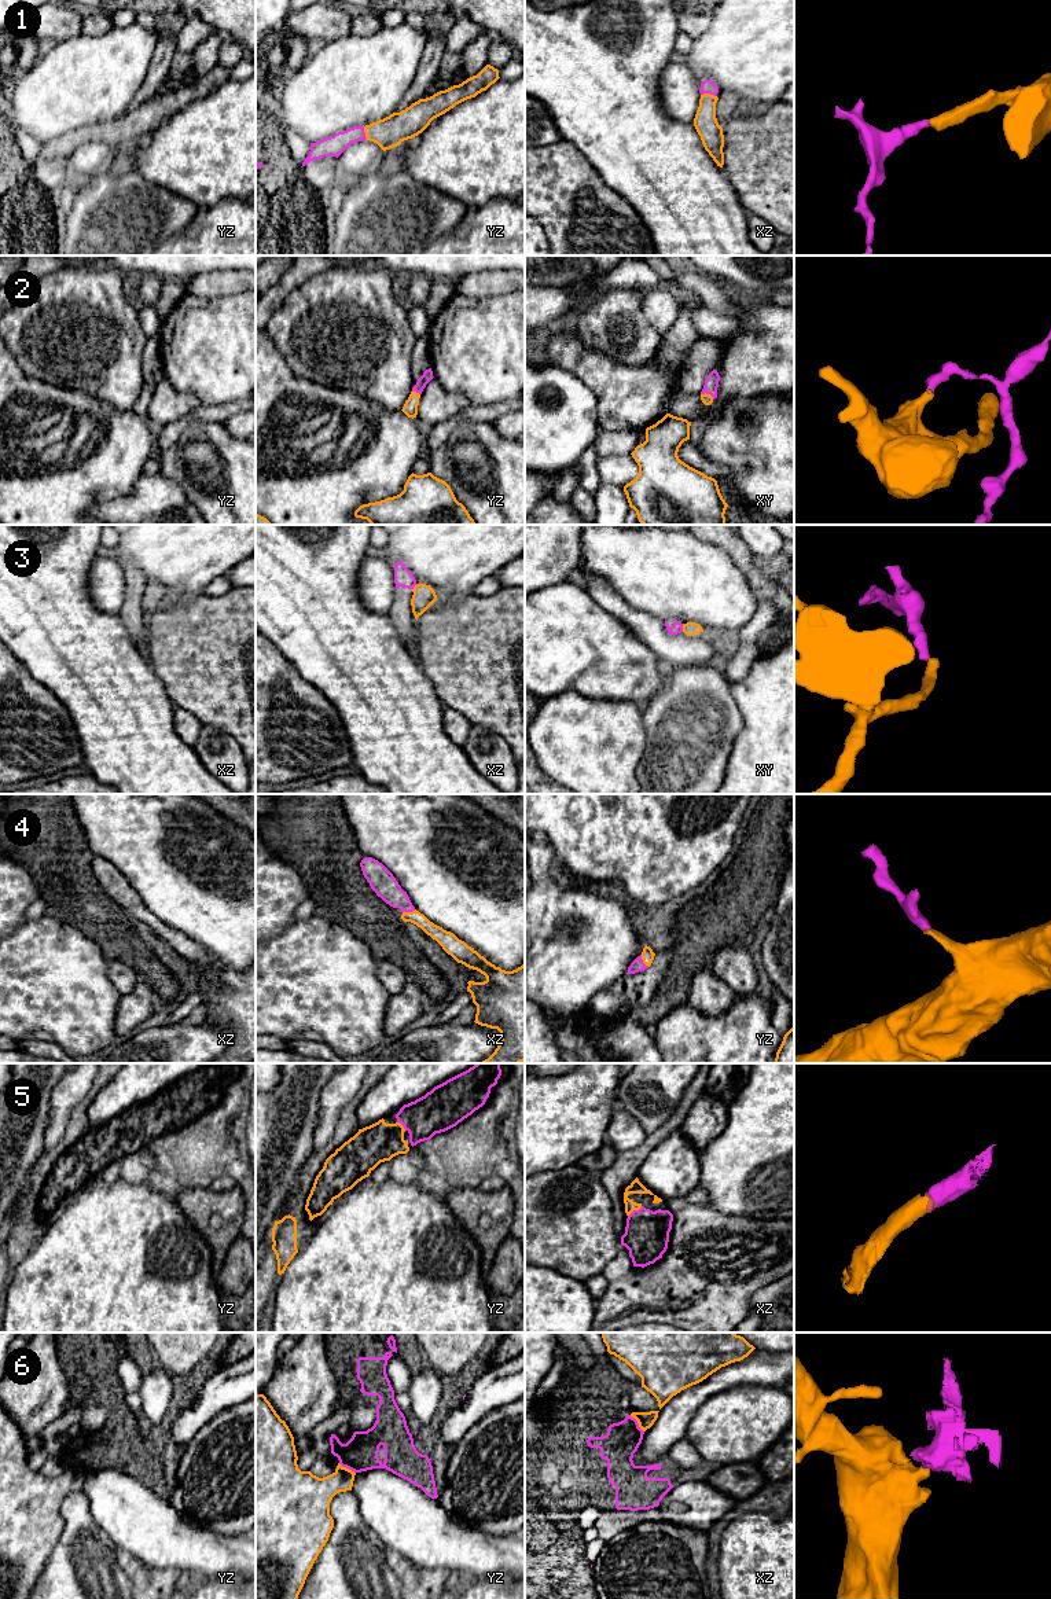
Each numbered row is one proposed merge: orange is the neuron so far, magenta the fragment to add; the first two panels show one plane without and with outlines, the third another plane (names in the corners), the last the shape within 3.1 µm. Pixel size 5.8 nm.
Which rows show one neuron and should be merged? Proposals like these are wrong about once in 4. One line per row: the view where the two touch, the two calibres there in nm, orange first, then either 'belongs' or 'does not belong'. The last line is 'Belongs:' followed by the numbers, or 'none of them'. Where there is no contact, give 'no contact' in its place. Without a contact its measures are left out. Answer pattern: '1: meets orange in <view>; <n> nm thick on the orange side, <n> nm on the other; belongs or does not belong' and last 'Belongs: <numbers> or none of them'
1: meets orange in xz; 140 nm thick on the orange side, 80 nm on the other; belongs
2: meets orange in xy; 60 nm thick on the orange side, 80 nm on the other; belongs
3: meets orange in xy; 80 nm thick on the orange side, 60 nm on the other; does not belong
4: meets orange in yz; 80 nm thick on the orange side, 70 nm on the other; belongs
5: meets orange in xz; 80 nm thick on the orange side, 260 nm on the other; belongs
6: meets orange in xz; 100 nm thick on the orange side, 200 nm on the other; does not belong
Belongs: 1, 2, 4, 5

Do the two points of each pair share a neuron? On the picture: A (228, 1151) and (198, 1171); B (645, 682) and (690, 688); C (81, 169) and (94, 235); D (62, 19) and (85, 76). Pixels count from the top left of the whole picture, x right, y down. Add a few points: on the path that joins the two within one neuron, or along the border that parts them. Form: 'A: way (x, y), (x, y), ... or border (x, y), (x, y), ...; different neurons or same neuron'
A: way (221, 1157), (205, 1171); same neuron
B: border (667, 671), (664, 686), (643, 706); different neurons
C: border (110, 162), (94, 173), (76, 179); different neurons
D: border (83, 33), (57, 43); different neurons

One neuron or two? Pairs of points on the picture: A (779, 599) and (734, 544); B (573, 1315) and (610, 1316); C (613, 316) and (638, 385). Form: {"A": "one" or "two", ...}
{"A": "one", "B": "two", "C": "two"}

